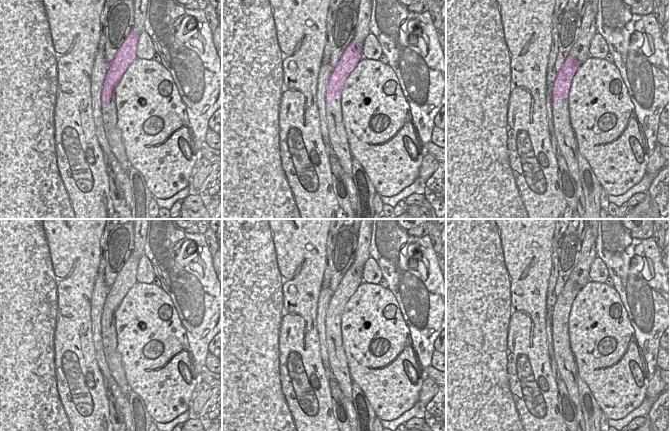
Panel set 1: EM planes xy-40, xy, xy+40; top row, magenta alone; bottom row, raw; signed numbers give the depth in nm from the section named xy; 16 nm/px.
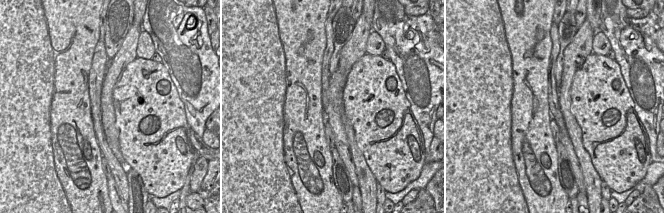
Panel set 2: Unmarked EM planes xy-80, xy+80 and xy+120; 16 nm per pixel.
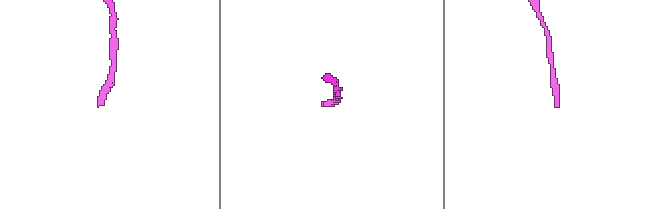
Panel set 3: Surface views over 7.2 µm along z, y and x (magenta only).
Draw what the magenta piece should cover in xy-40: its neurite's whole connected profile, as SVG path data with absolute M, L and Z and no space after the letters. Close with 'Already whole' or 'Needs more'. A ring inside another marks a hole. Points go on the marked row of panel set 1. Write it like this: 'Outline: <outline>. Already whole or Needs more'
Outline: M131 31L113 61L109 64L101 94L101 106L107 106L110 109L112 122L112 135L106 136L106 139L121 168L126 172L130 165L126 156L121 130L117 126L115 88L128 67L137 59L138 40L139 35Z. Needs more.

